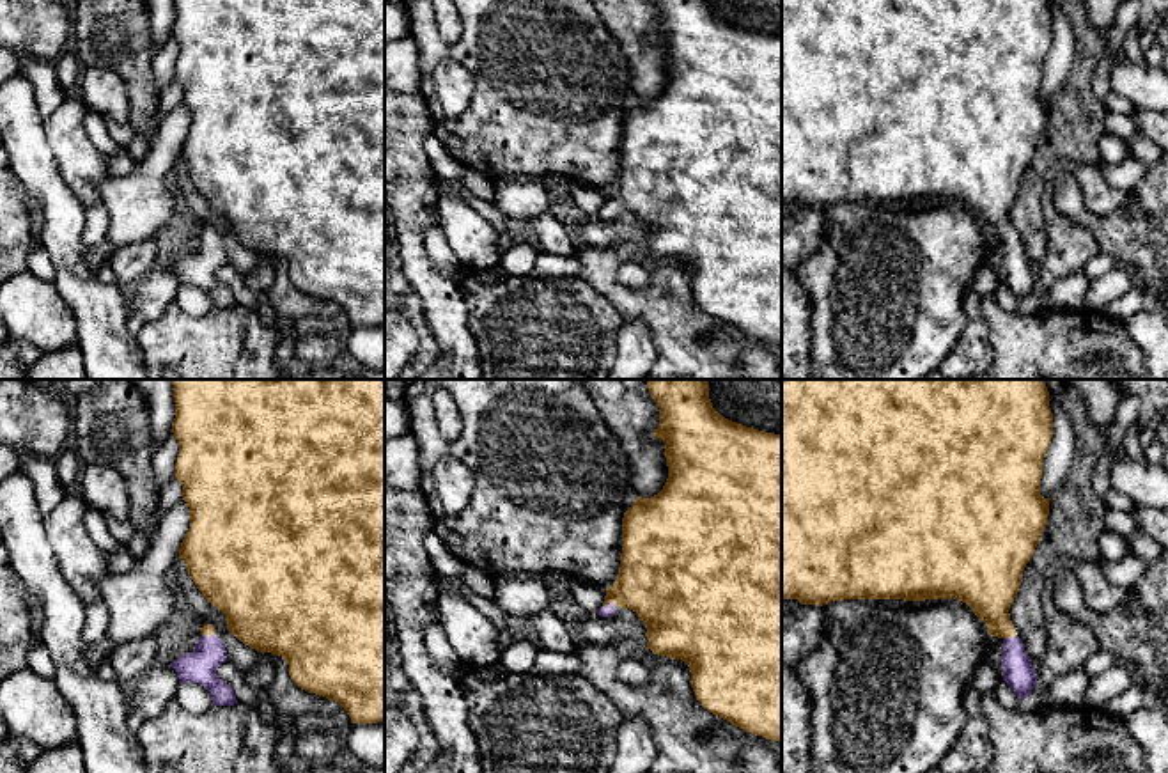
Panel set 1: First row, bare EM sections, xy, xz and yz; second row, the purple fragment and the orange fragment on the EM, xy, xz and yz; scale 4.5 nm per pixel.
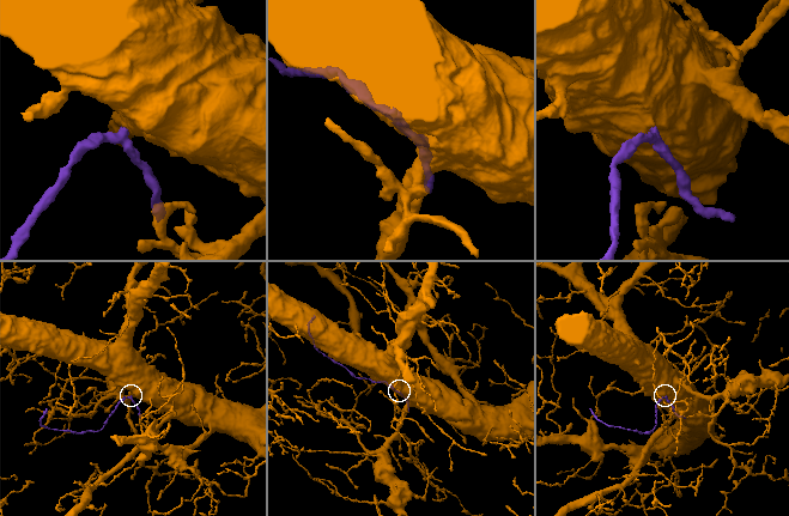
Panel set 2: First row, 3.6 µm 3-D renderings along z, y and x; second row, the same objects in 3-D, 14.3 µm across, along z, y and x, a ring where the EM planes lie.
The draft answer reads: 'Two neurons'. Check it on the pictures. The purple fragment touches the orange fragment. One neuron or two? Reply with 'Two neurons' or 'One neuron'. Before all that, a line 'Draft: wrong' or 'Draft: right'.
Draft: wrong
One neuron

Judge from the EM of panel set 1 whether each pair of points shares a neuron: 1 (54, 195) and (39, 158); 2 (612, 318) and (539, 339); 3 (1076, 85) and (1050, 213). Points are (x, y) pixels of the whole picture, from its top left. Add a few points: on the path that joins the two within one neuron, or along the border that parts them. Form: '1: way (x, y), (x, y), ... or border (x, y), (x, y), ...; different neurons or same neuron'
1: way (48, 187), (39, 174), (39, 167); same neuron
2: way (594, 320), (557, 335); same neuron
3: border (1046, 181), (1043, 197); different neurons

